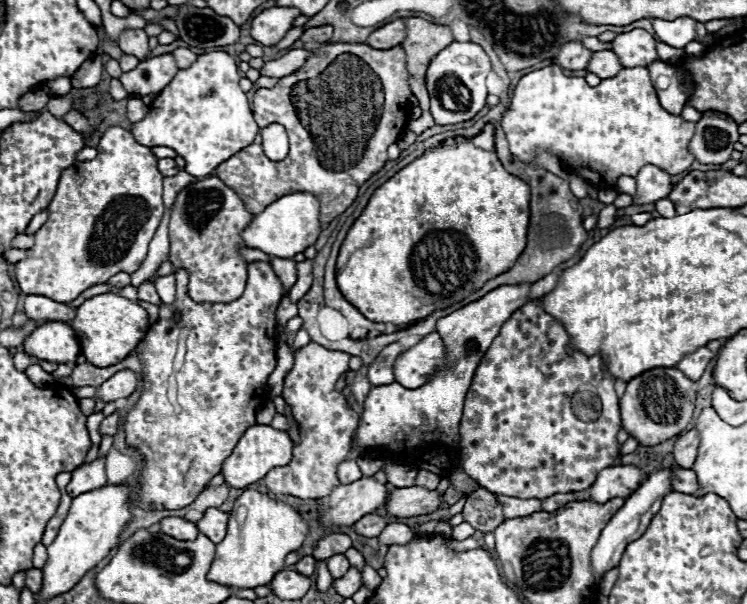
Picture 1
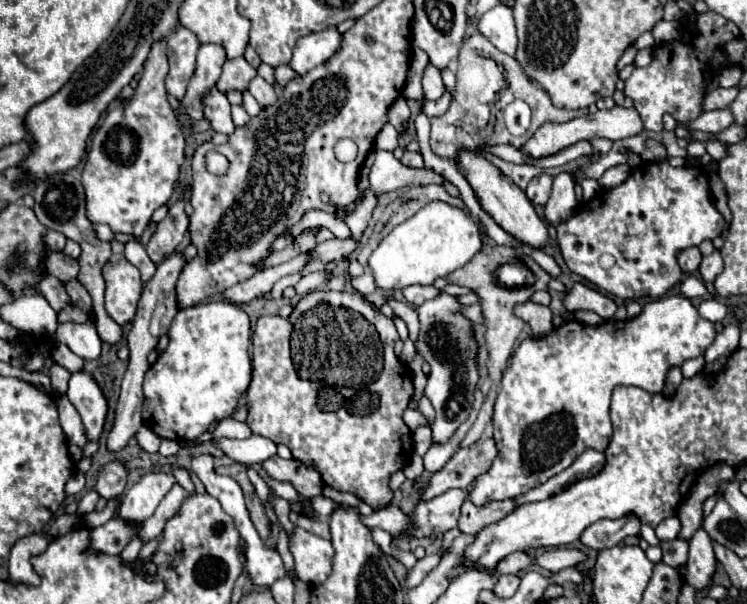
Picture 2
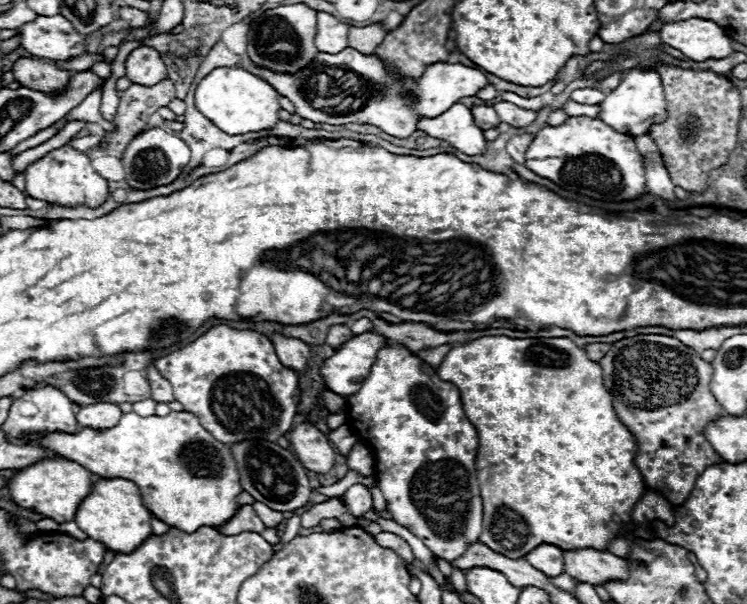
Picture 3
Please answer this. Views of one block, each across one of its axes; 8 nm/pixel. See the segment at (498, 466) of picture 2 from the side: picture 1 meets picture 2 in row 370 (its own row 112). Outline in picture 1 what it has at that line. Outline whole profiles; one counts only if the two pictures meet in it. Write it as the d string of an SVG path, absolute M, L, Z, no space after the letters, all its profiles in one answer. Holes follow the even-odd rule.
M546 66L530 72L516 84L510 108L502 118L502 128L516 160L536 166L536 148L544 148L544 152L552 152L558 160L564 160L564 166L572 166L566 168L568 172L584 178L590 184L596 184L600 190L612 188L620 176L636 176L646 164L656 164L668 174L682 174L694 162L694 156L688 152L688 142L694 136L694 122L686 122L682 116L668 114L660 106L648 76L648 68L644 66L622 68L614 78L606 78L594 88L588 86L584 78L564 76L558 66Z

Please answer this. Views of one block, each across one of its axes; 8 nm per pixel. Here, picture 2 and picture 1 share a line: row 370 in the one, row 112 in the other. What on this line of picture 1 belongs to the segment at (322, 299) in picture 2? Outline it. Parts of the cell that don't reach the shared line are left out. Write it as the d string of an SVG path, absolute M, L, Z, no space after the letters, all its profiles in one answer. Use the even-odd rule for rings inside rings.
M336 42L326 44L322 56L330 58L332 64L312 80L316 82L314 94L294 94L296 74L290 74L280 78L272 88L256 90L252 100L252 112L260 128L274 122L286 126L290 154L278 162L268 160L262 150L262 138L256 136L250 146L216 168L218 178L244 200L248 212L262 212L272 200L284 196L284 192L312 192L320 202L320 224L330 224L356 200L358 188L382 170L388 160L388 146L398 142L406 130L412 110L408 104L412 90L402 46L374 50L366 44Z

